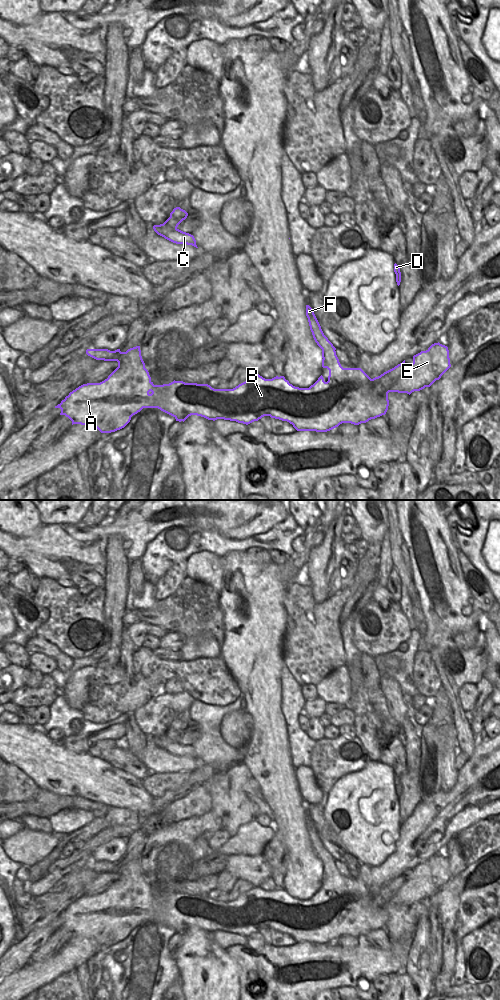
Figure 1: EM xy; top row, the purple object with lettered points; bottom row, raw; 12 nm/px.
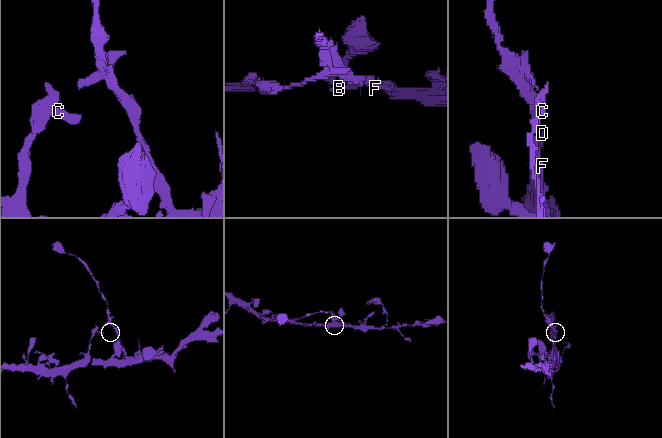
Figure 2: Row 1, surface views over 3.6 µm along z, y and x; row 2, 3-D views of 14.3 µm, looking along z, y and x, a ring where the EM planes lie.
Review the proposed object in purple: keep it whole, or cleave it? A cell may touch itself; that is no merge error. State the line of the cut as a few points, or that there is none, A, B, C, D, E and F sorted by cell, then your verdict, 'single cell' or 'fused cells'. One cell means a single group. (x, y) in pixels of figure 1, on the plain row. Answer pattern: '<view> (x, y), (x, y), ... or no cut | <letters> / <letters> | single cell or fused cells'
xy (334, 862), (327, 863), (323, 871) | A B C D E / F | fused cells

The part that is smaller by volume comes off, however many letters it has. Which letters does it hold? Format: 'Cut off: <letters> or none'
Cut off: F

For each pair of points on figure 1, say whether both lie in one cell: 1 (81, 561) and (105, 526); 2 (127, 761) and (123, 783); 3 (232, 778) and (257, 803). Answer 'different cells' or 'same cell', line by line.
1: different cells
2: different cells
3: different cells

